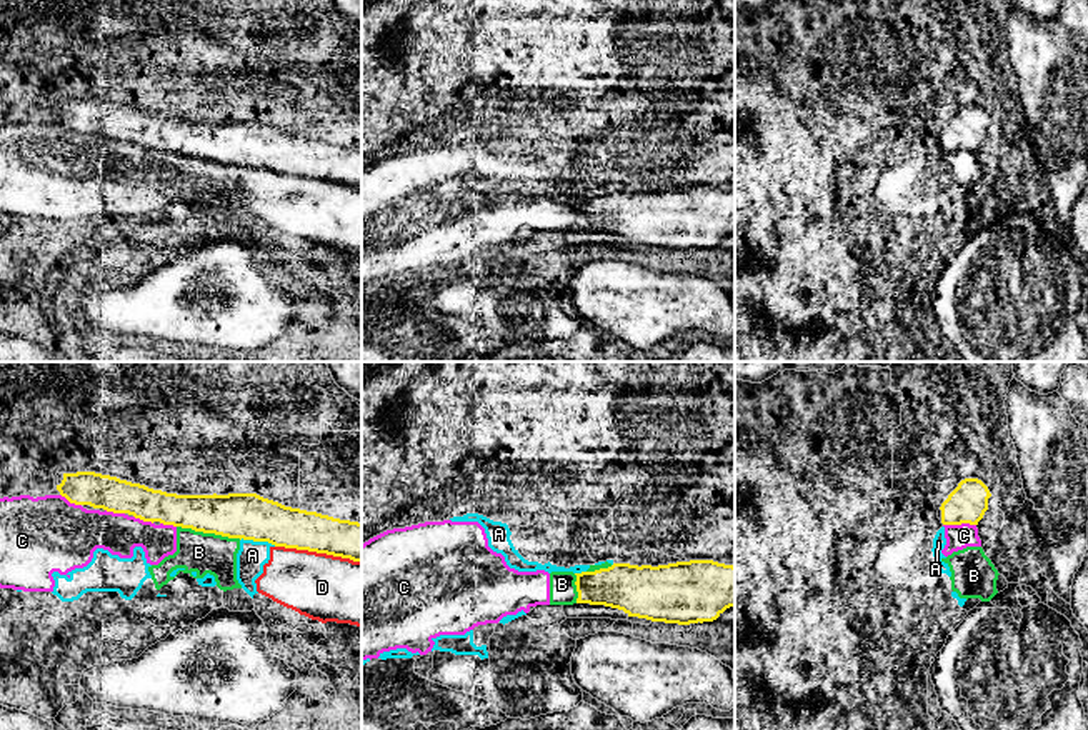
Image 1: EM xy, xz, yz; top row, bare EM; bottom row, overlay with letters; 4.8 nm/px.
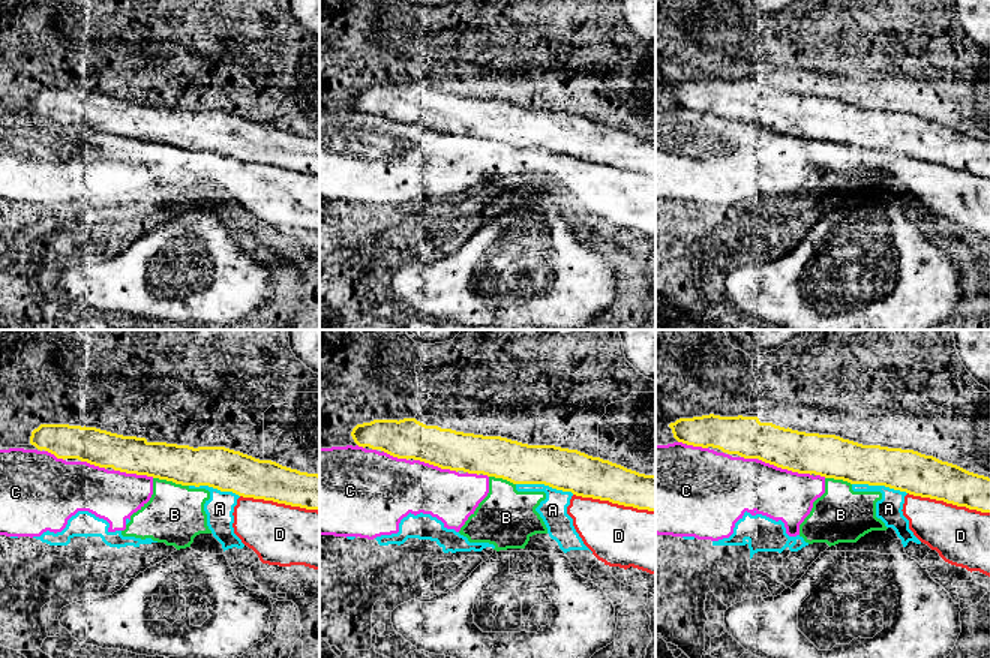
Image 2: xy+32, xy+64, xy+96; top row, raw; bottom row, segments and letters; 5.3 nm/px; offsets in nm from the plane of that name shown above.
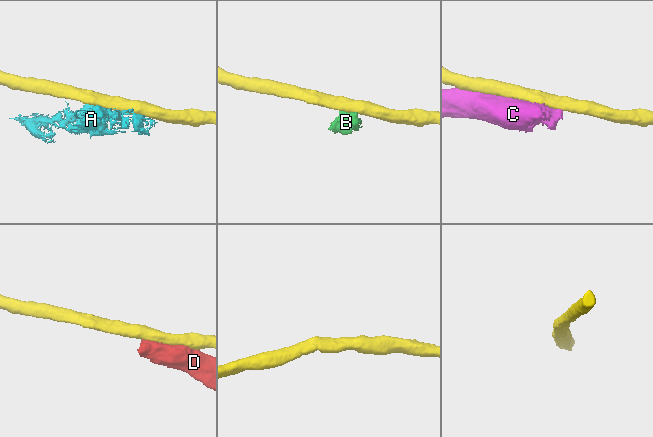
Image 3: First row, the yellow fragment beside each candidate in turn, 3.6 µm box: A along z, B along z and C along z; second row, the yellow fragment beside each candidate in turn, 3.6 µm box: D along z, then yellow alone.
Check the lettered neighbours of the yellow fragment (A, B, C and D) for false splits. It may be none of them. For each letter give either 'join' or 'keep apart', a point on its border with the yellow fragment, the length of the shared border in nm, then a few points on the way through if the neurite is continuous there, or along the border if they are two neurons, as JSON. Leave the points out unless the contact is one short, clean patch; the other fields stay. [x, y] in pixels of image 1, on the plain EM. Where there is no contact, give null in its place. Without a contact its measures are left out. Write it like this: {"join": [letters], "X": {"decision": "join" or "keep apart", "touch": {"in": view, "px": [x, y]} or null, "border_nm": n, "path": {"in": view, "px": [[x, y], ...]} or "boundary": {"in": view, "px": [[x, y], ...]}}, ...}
{"join": [], "A": {"decision": "keep apart", "touch": {"in": "xy", "px": [259, 167]}, "border_nm": 180, "boundary": {"in": "xy", "px": [[240, 165], [267, 167], [275, 172]]}}, "B": {"decision": "keep apart", "touch": {"in": "xy", "px": [209, 159]}, "border_nm": 320, "boundary": {"in": "xy", "px": [[177, 152], [240, 165]]}}, "C": {"decision": "keep apart", "touch": {"in": "yz", "px": [958, 150]}, "border_nm": 160}, "D": {"decision": "keep apart", "touch": {"in": "xy", "px": [319, 179]}, "border_nm": 420}}

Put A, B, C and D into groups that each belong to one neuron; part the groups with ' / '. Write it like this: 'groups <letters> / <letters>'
groups A B C D

